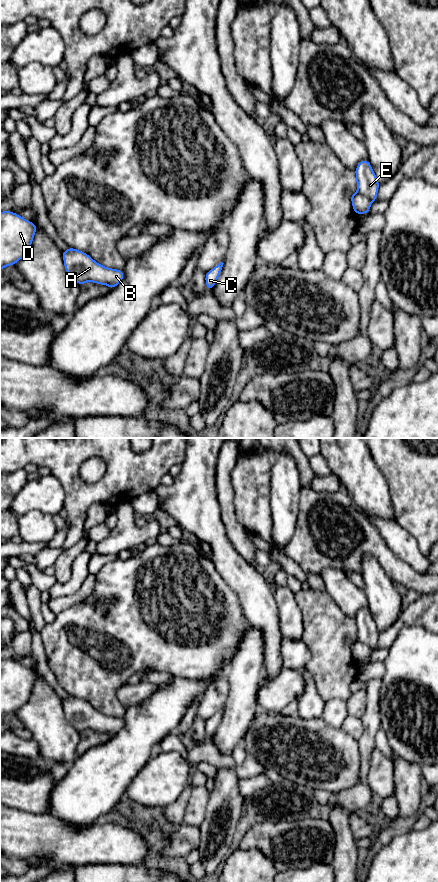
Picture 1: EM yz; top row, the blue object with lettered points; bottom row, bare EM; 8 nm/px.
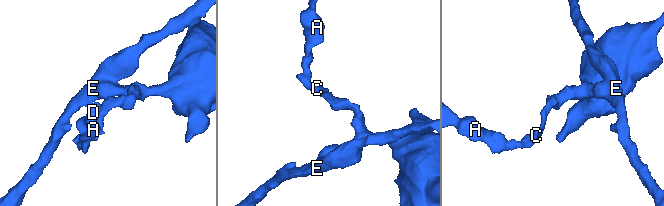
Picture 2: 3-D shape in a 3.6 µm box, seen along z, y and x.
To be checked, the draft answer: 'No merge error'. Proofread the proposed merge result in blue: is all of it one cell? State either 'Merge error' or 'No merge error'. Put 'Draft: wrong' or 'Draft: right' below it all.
No merge error
Draft: right

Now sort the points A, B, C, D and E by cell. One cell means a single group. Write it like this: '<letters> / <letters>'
A B C D E

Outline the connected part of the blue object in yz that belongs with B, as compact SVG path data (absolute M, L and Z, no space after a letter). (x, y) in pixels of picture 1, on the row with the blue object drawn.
M69 247L62 252L64 268L78 285L94 282L115 288L124 278L123 270L112 269L97 263L87 253Z

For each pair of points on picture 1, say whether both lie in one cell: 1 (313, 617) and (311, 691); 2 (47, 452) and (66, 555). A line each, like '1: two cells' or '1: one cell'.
1: two cells
2: two cells

